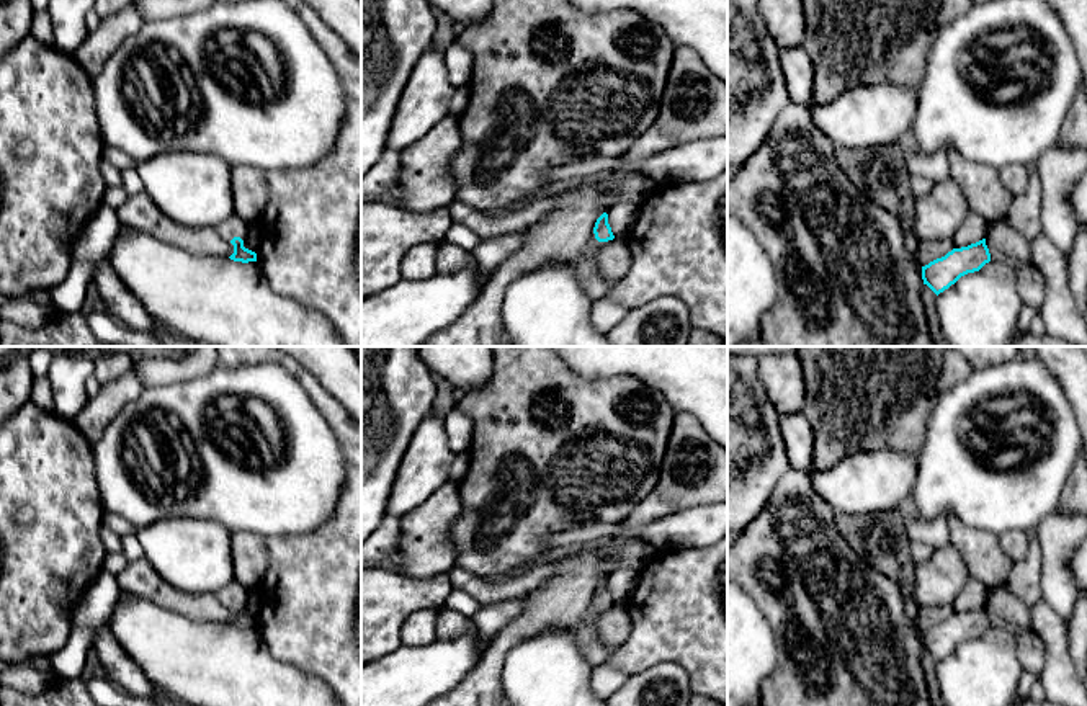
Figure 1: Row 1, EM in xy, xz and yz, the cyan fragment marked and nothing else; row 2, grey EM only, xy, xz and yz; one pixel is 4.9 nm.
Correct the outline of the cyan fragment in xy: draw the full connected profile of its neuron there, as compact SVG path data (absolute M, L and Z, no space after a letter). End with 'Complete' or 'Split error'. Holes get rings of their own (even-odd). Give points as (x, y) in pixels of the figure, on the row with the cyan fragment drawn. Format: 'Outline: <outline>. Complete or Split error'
Outline: M237 214L216 226L216 230L234 245L234 253L229 257L234 261L257 261L257 253L244 247L248 232L248 224Z. Split error

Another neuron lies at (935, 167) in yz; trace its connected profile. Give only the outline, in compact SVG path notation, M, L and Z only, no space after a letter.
M915 150L909 159L909 172L928 178L933 185L950 180L950 162L943 150L927 154Z

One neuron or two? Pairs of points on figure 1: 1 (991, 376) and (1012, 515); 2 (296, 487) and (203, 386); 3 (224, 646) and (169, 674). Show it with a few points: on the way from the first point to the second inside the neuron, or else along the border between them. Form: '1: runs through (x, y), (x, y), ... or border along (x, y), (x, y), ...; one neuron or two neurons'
1: runs through (957, 411), (953, 414), (953, 456), (978, 481); one neuron
2: runs through (298, 446), (298, 419), (263, 384), (244, 384); one neuron
3: runs through (211, 659), (208, 662), (182, 662); one neuron

